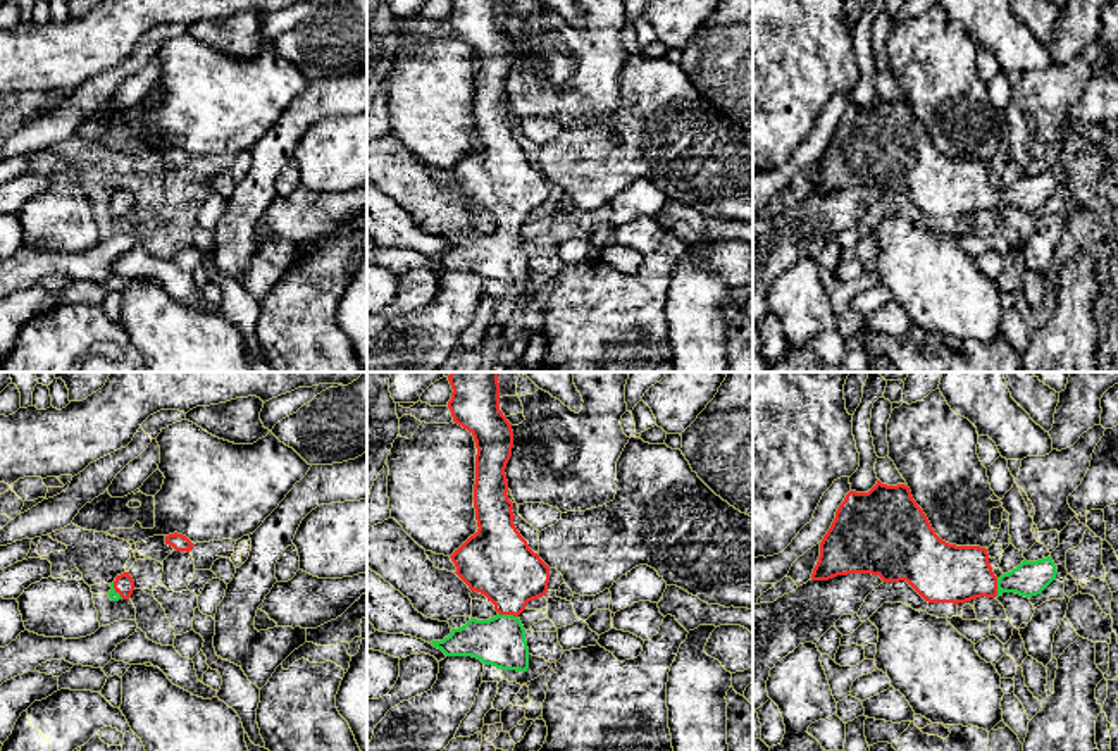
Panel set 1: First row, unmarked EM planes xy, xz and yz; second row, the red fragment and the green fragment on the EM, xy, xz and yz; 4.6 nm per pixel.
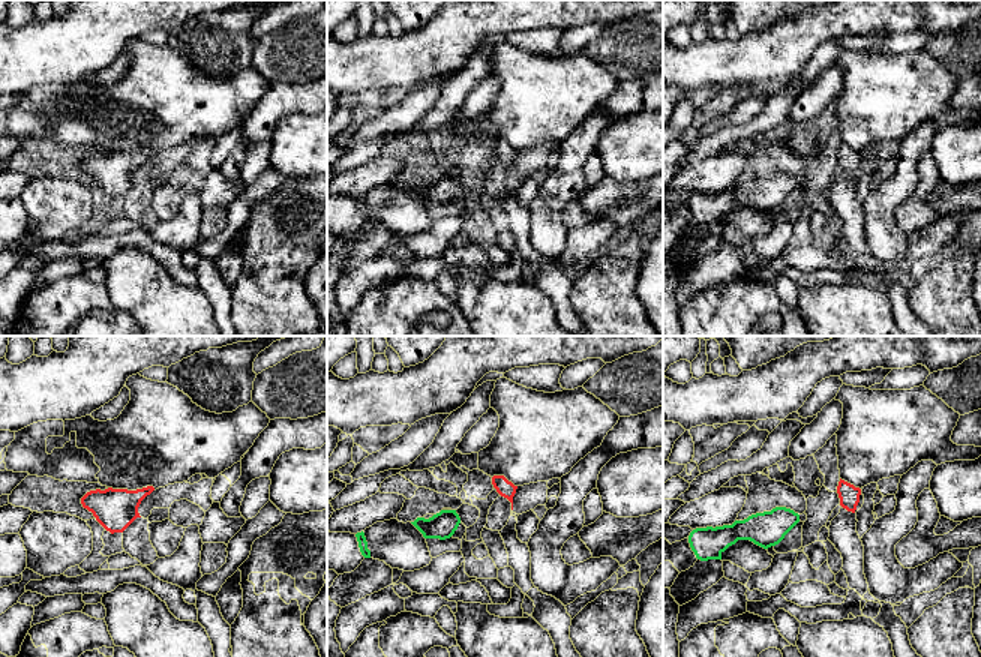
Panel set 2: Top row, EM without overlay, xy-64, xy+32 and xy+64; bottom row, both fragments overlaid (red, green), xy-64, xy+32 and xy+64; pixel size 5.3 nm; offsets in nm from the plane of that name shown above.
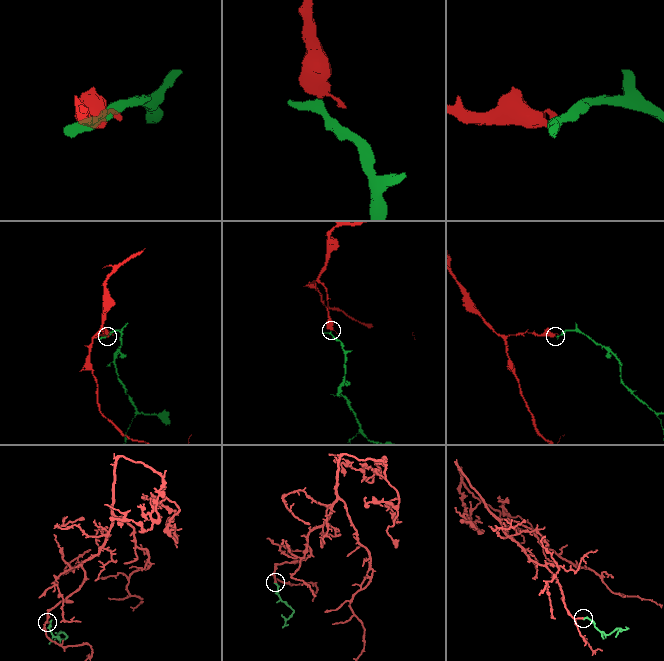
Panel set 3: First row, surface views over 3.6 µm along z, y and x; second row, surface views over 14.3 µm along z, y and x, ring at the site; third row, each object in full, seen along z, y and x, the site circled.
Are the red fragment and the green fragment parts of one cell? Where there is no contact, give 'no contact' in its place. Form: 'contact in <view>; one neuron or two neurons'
contact in xz; one neuron

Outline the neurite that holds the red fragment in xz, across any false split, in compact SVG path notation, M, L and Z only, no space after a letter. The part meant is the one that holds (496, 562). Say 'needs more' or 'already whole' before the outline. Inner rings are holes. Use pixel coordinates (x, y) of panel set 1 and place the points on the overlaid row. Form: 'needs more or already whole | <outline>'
needs more | M451 372L448 381L453 389L448 401L453 422L474 436L477 448L474 508L479 527L450 558L457 567L455 574L470 591L484 594L494 605L498 615L489 620L470 618L460 629L451 629L451 634L443 641L429 644L446 656L472 656L484 665L524 673L529 668L529 648L519 615L529 601L548 593L550 567L529 548L513 524L513 503L506 494L508 481L505 474L512 456L513 431L500 410L498 372Z

